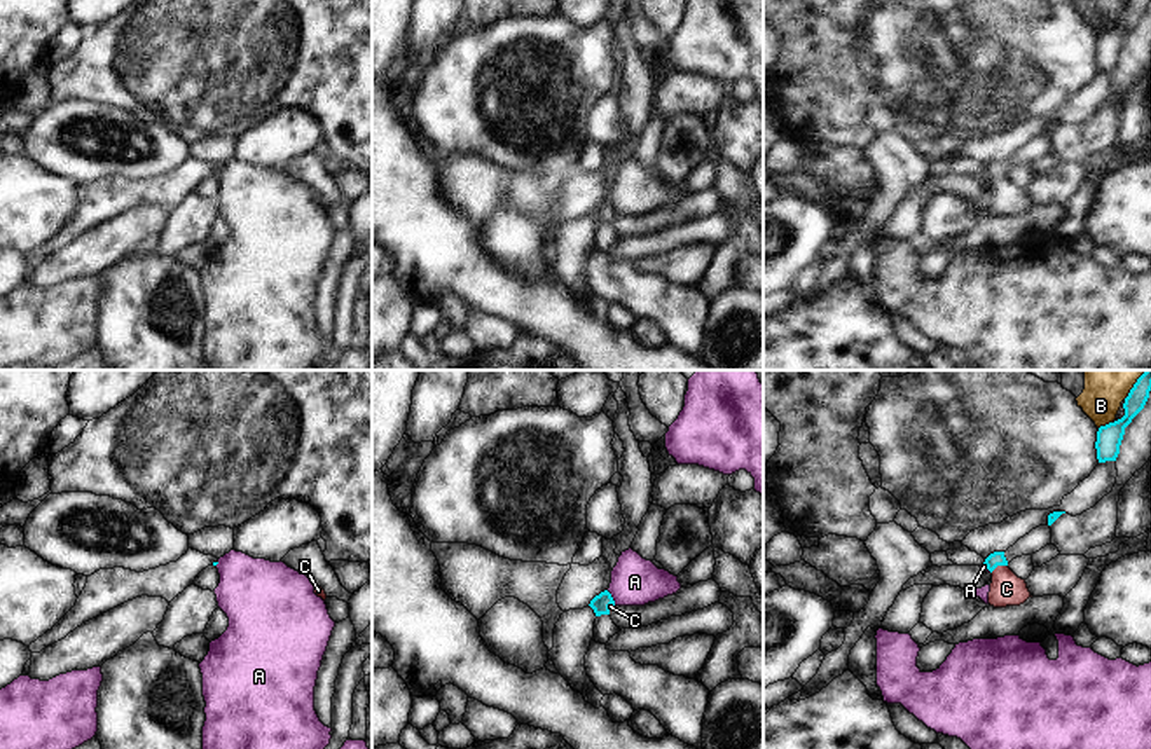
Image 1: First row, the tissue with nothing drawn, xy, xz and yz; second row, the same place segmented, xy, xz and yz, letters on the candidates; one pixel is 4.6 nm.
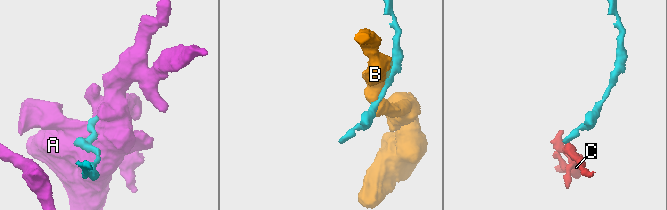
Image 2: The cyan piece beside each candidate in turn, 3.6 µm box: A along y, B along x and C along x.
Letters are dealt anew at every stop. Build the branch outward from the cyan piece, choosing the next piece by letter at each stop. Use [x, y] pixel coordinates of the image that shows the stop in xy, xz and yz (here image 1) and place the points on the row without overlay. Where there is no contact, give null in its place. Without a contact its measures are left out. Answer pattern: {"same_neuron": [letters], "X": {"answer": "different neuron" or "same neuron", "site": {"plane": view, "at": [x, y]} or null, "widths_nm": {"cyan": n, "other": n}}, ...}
{"same_neuron": ["C"], "A": {"answer": "different neuron", "site": {"plane": "xz", "at": [612, 206]}, "widths_nm": {"cyan": 90, "other": 220}}, "B": {"answer": "different neuron", "site": {"plane": "yz", "at": [1106, 34]}, "widths_nm": {"cyan": 120, "other": 150}}, "C": {"answer": "same neuron", "site": {"plane": "yz", "at": [998, 173]}, "widths_nm": {"cyan": 70, "other": 160}}}

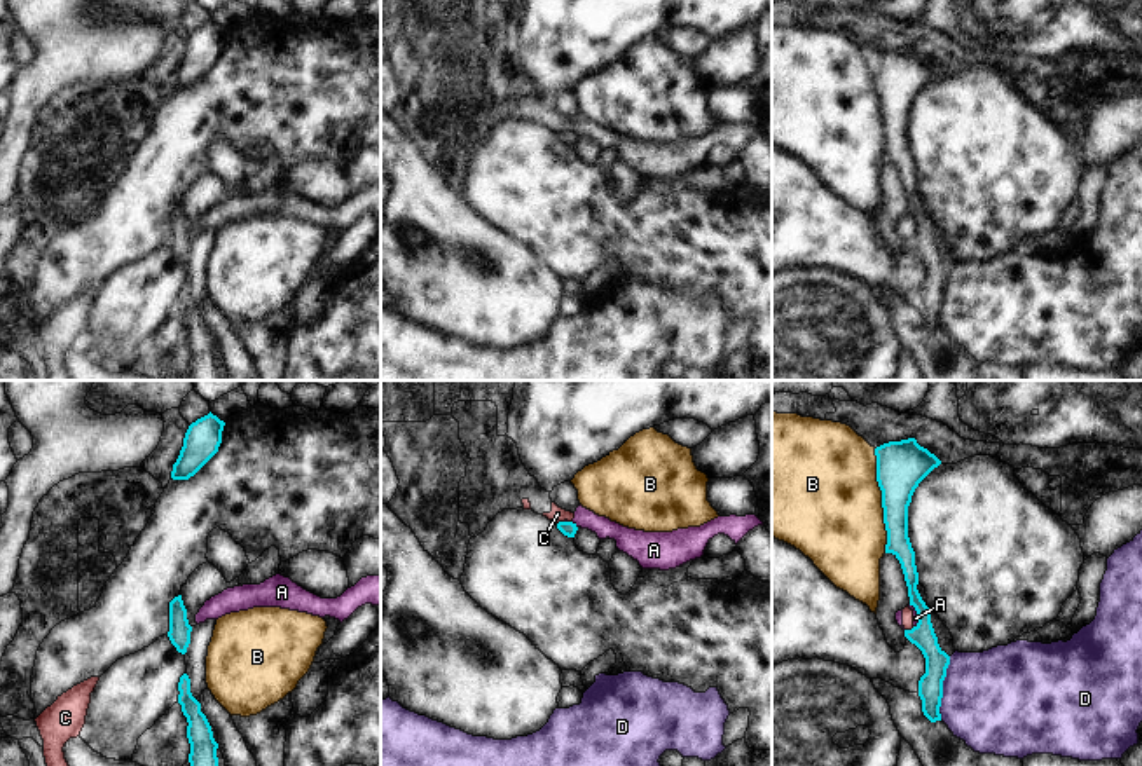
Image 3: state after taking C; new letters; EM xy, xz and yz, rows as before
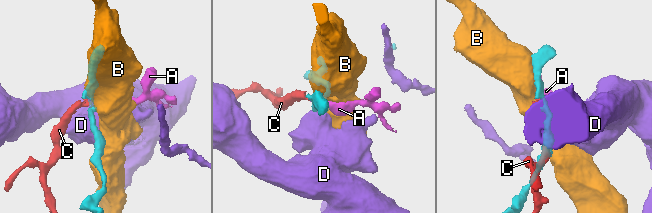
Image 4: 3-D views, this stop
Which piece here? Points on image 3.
{"same_neuron": [], "A": {"answer": "different neuron", "site": {"plane": "xz", "at": [575, 135]}, "widths_nm": {"cyan": 70, "other": 110}}, "B": {"answer": "different neuron", "site": {"plane": "yz", "at": [882, 110]}, "widths_nm": {"cyan": 220, "other": 500}}, "C": {"answer": "different neuron", "site": {"plane": "yz", "at": [908, 239]}, "widths_nm": {"cyan": 110, "other": 50}}, "D": {"answer": "different neuron", "site": {"plane": "yz", "at": [942, 297]}, "widths_nm": {"cyan": 110, "other": 460}}}

